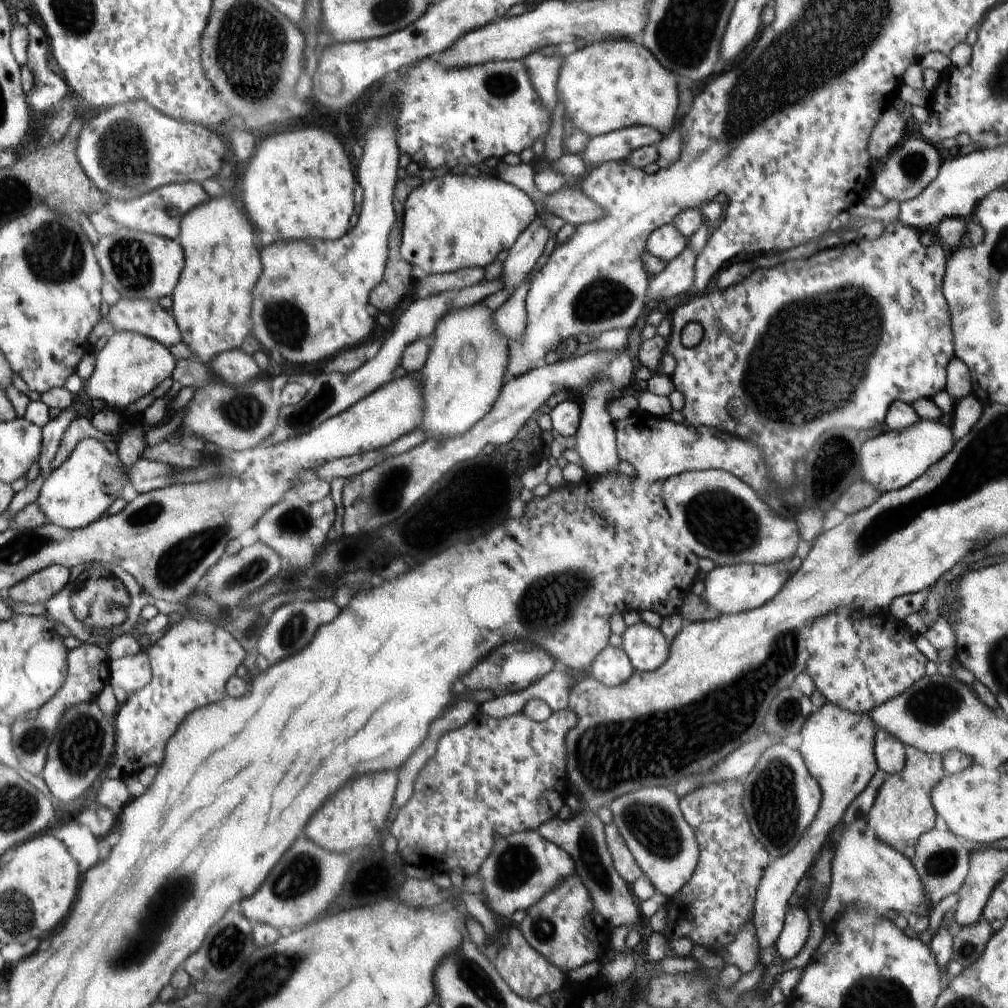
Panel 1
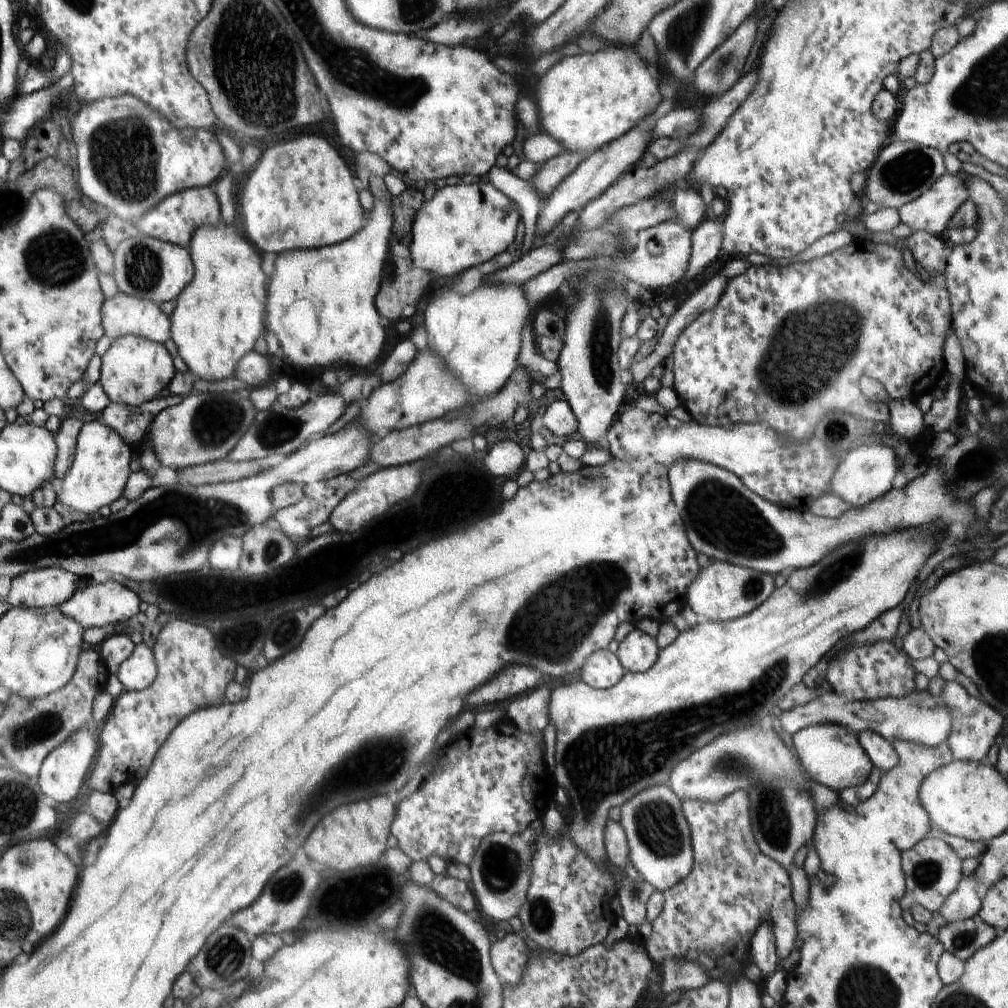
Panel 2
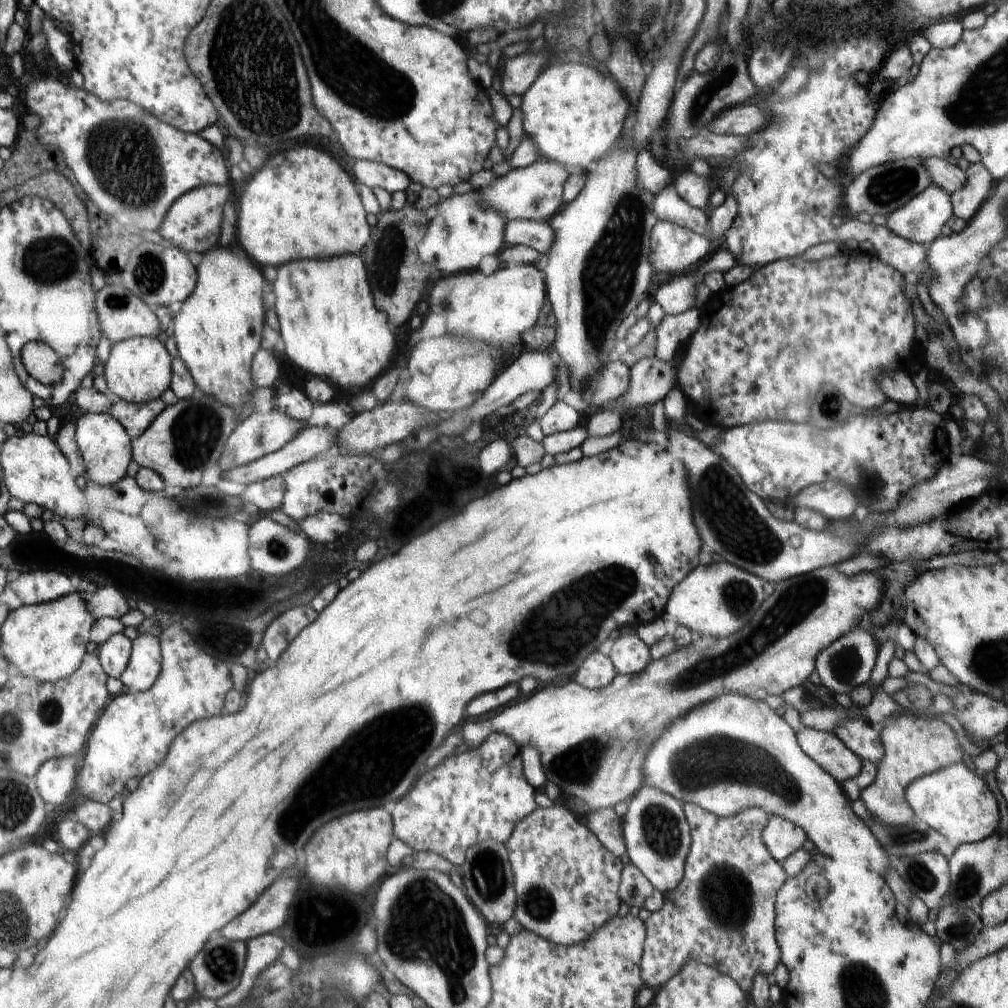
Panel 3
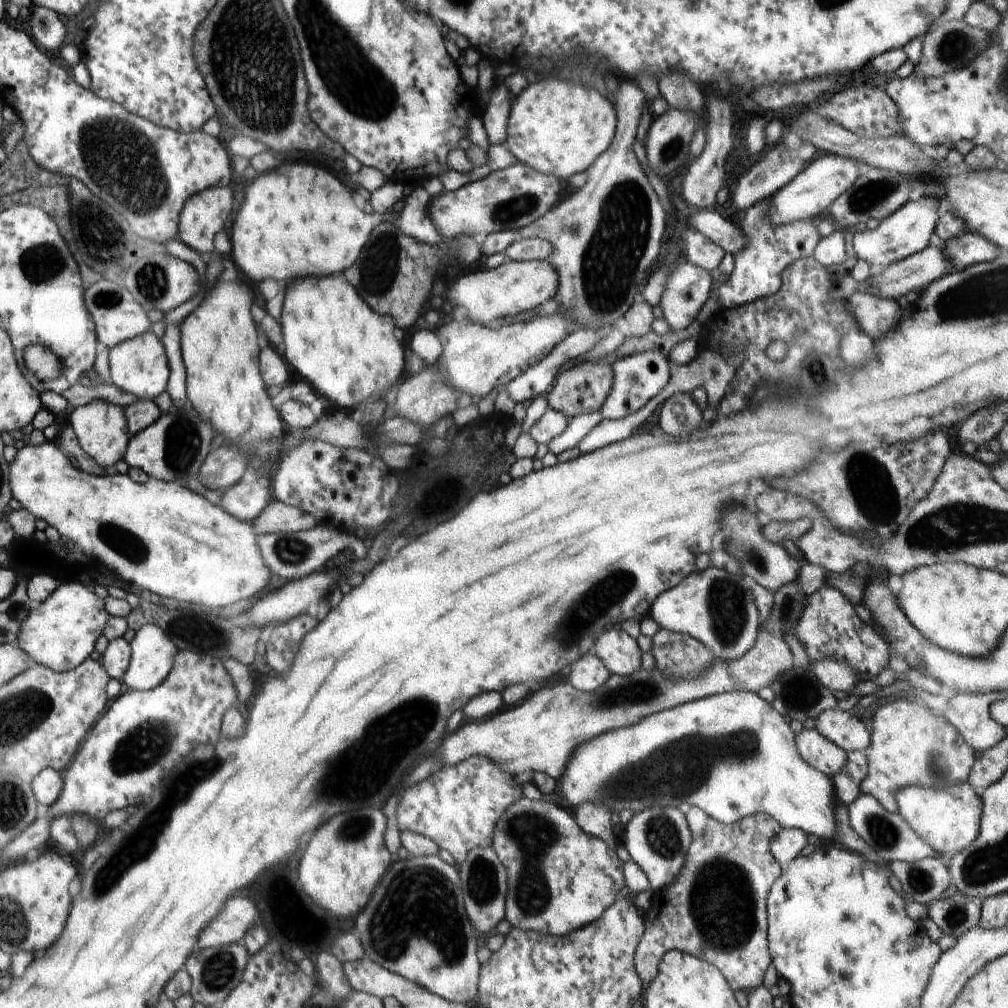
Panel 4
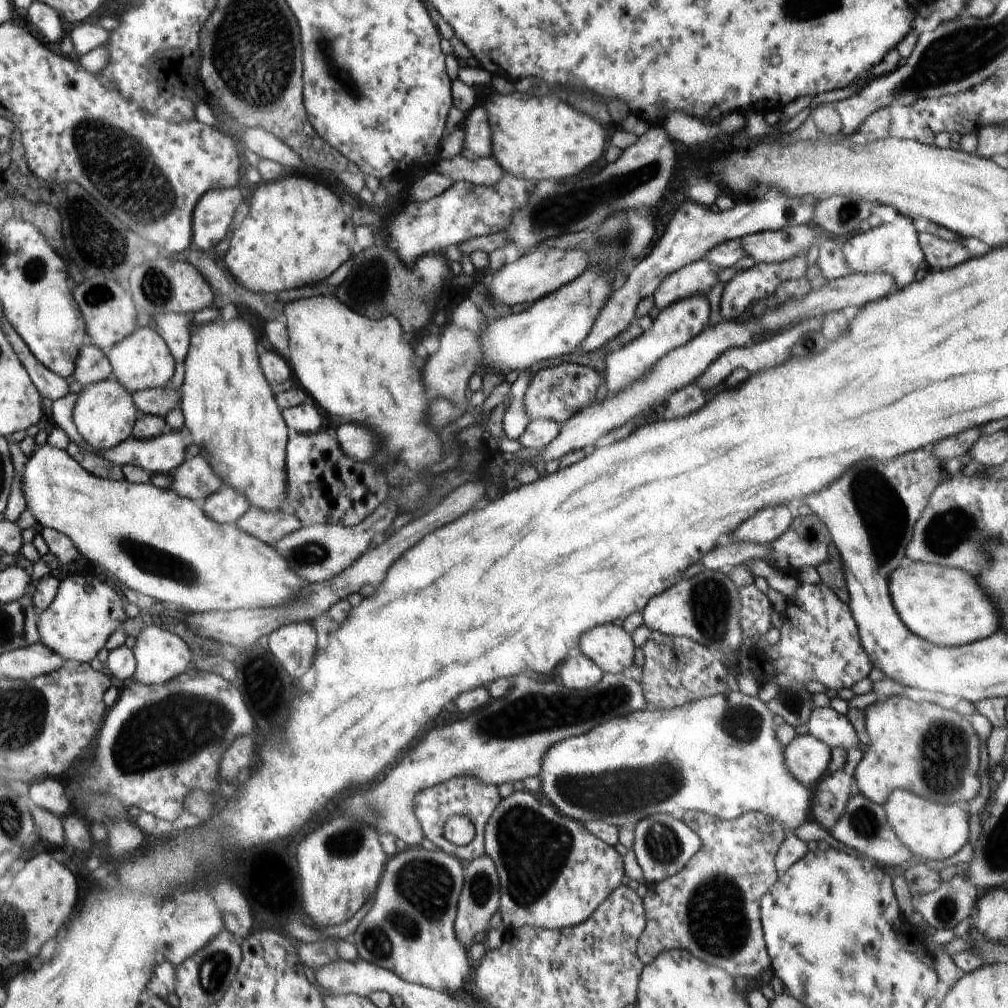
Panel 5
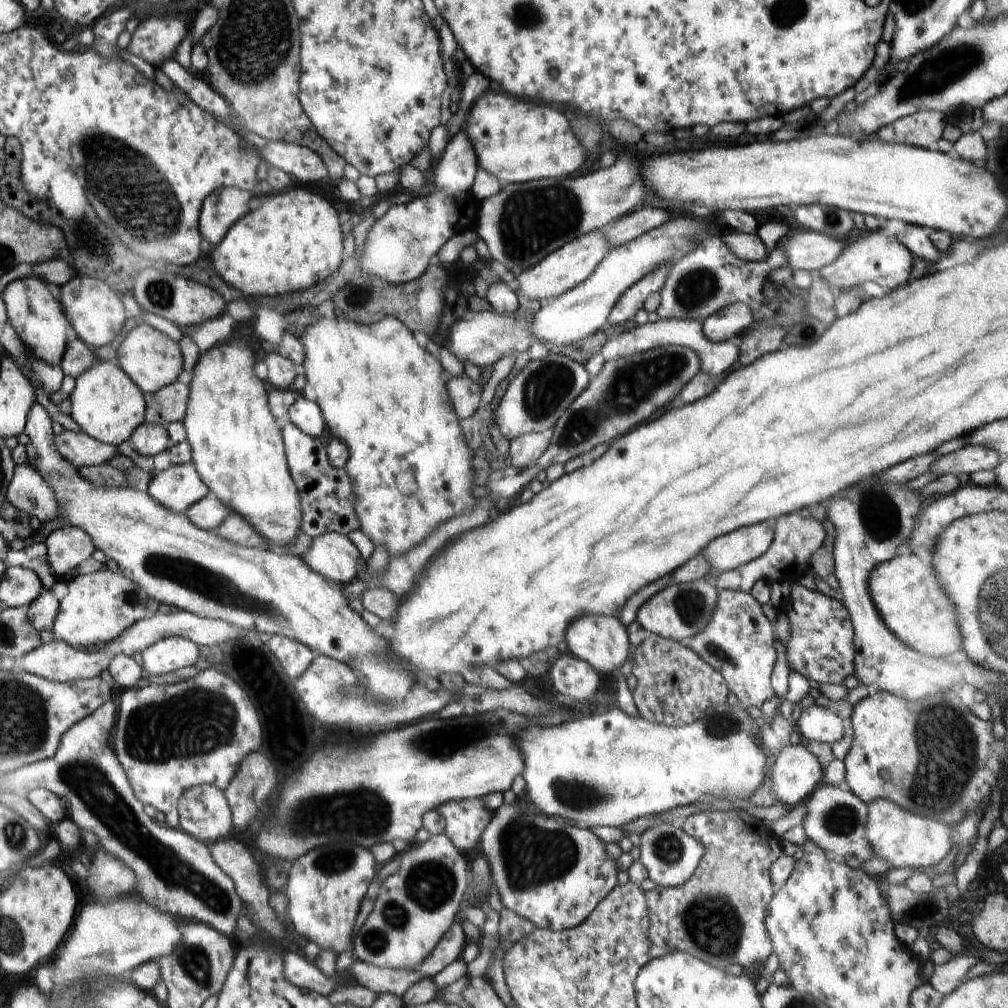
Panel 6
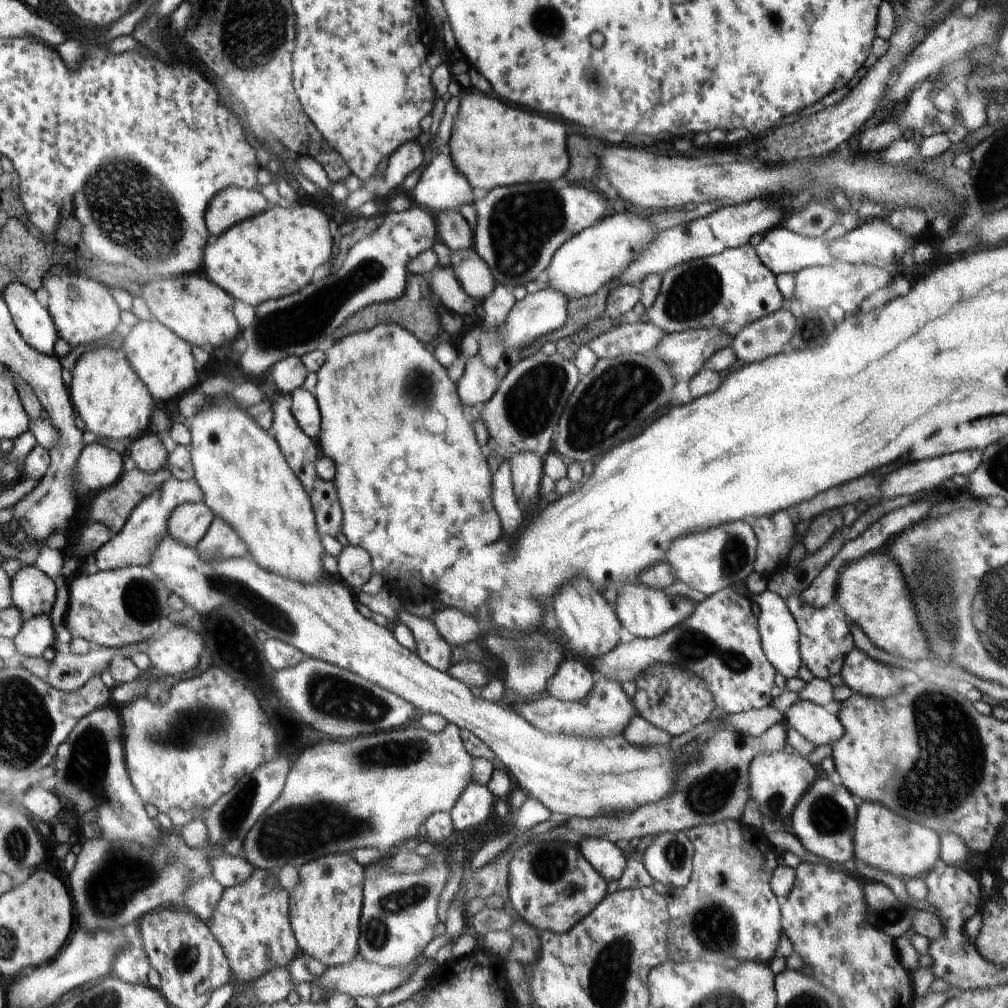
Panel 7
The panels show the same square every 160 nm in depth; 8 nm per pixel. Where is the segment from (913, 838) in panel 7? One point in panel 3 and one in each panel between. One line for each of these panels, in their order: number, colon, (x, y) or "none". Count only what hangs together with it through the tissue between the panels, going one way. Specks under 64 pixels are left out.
3: (957, 803)
4: (948, 818)
5: (932, 831)
6: (905, 839)

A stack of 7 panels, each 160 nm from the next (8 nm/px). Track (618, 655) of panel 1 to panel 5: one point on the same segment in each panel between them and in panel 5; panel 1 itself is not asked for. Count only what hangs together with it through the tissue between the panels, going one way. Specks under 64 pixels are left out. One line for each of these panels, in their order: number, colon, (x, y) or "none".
2: (602, 670)
3: (597, 671)
4: (588, 673)
5: (578, 672)

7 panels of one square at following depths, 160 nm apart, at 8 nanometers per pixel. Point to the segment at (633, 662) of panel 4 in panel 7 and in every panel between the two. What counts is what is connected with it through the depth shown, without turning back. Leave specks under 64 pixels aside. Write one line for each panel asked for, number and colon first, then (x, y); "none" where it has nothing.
5: (609, 646)
6: (602, 641)
7: (590, 626)

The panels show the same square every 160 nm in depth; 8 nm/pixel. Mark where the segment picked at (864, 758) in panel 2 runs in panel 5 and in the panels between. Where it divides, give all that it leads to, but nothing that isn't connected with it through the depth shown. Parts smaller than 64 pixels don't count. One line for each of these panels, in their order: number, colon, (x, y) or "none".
3: (826, 749)
4: (825, 756)
5: (806, 758)

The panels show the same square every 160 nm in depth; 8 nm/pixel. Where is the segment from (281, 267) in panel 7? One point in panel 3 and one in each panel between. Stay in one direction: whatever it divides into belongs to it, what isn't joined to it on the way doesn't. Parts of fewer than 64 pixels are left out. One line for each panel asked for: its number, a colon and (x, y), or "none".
3: (300, 205)
4: (297, 220)
5: (296, 234)
6: (293, 241)

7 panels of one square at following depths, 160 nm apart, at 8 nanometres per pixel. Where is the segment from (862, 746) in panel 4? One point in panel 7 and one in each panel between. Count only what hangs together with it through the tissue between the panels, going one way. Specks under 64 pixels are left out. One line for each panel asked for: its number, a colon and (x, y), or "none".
5: (825, 724)
6: (816, 723)
7: (815, 723)

